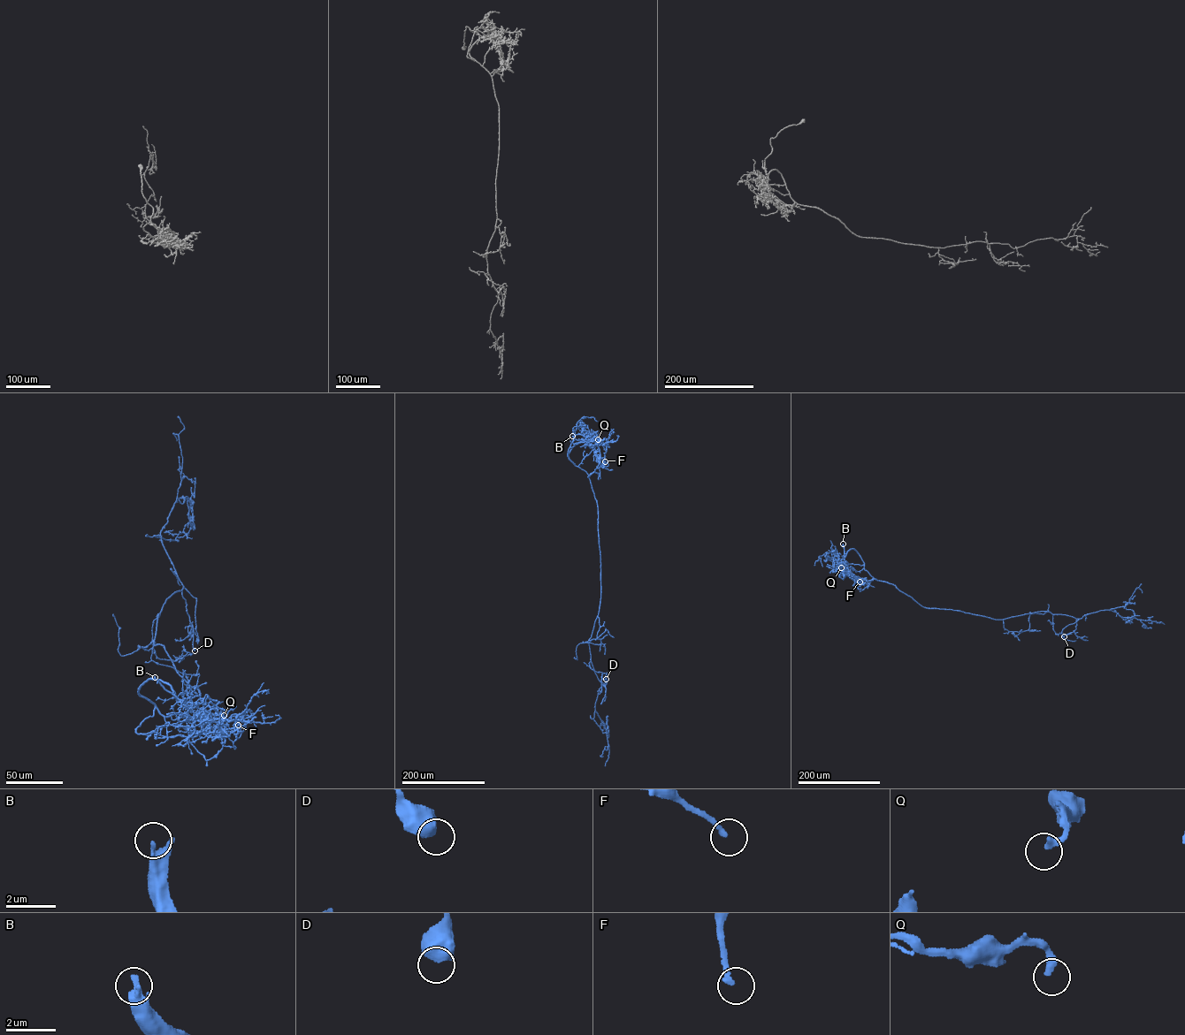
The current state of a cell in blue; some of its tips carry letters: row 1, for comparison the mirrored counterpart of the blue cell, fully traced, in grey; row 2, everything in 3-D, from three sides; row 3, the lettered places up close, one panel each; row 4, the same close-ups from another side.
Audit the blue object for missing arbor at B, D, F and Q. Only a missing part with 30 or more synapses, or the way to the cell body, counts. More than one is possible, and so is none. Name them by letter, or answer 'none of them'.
B

